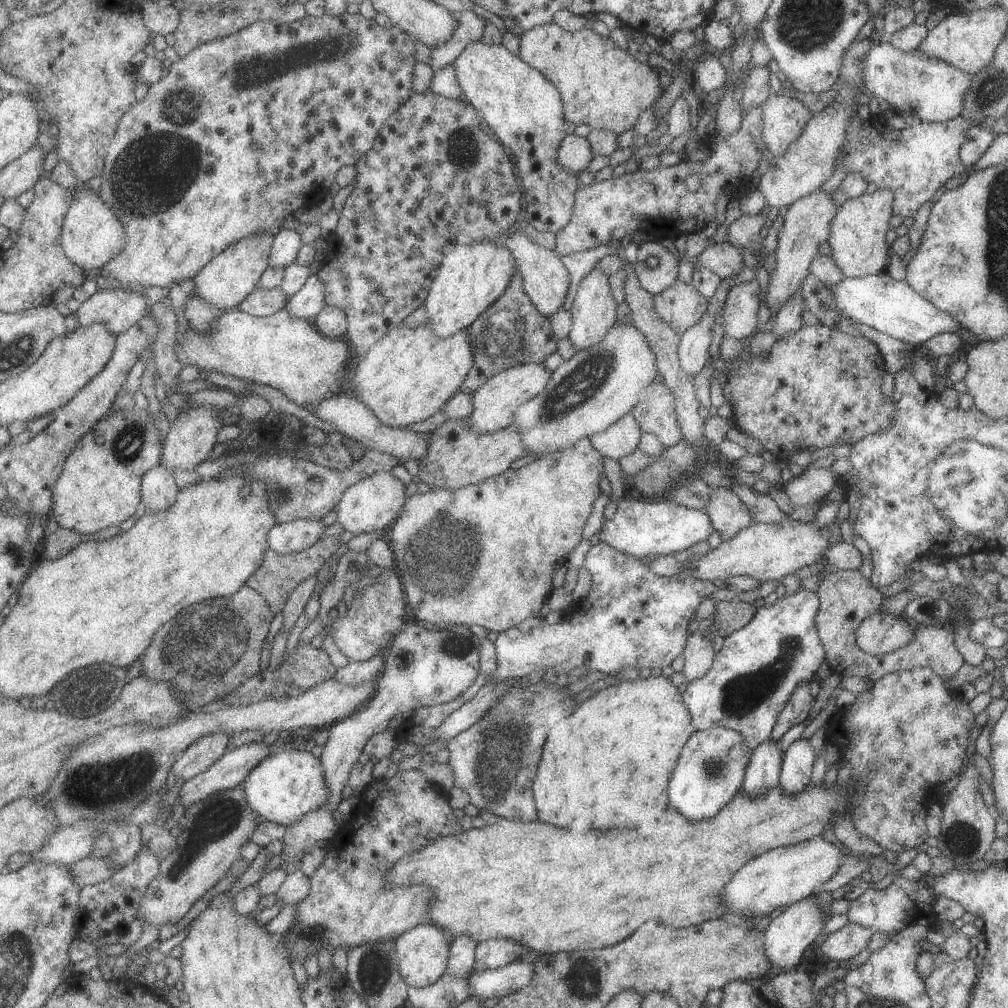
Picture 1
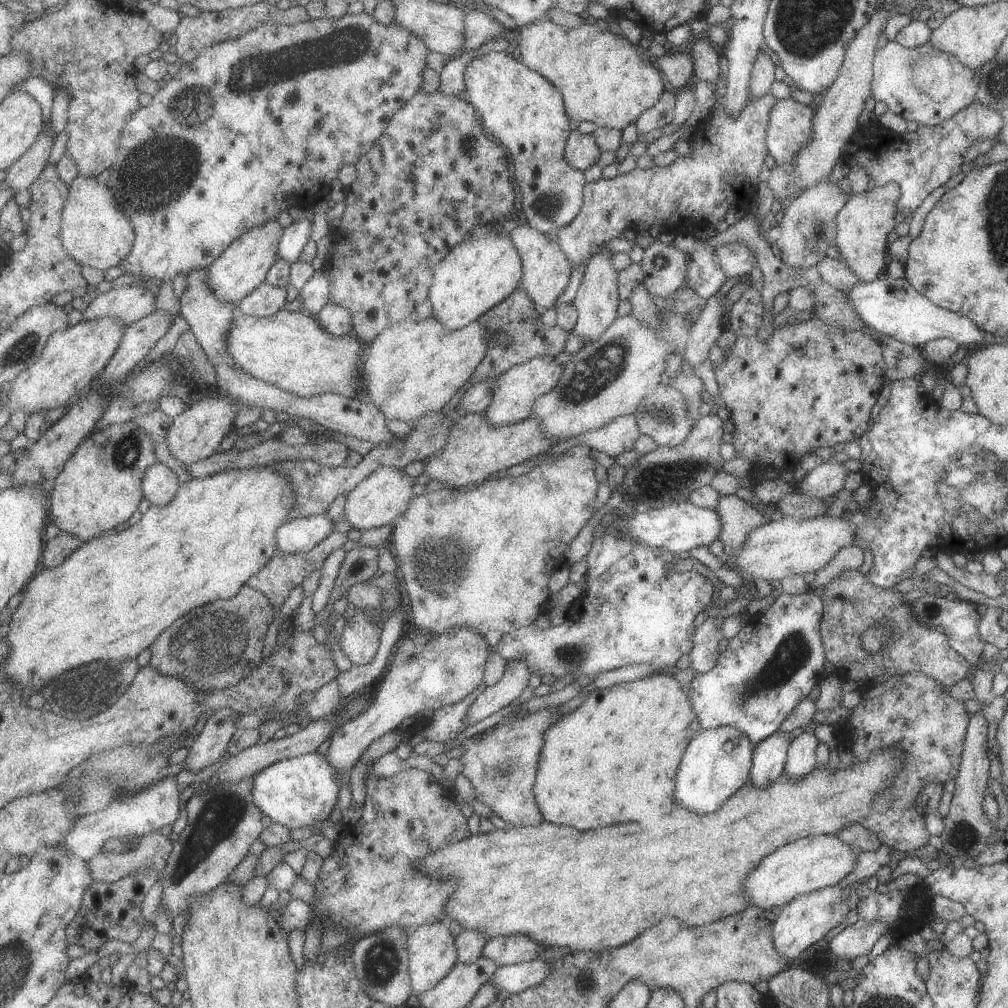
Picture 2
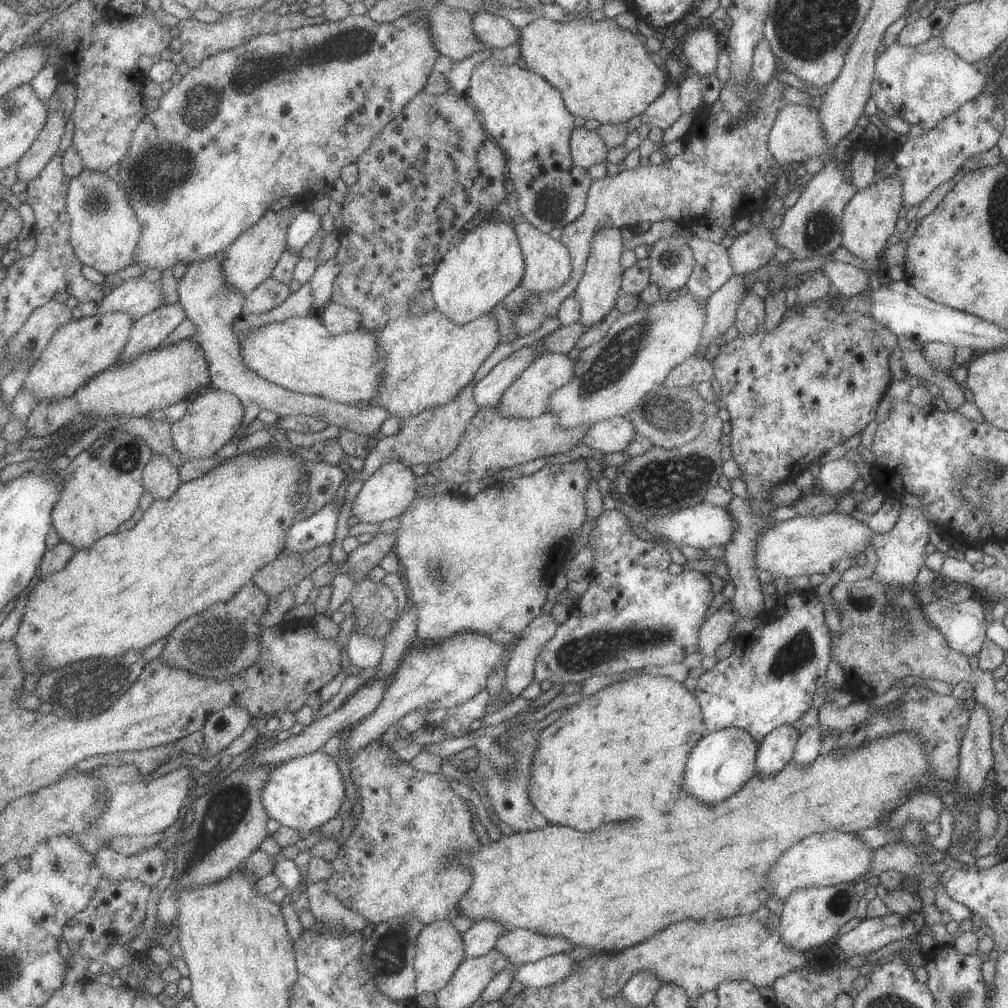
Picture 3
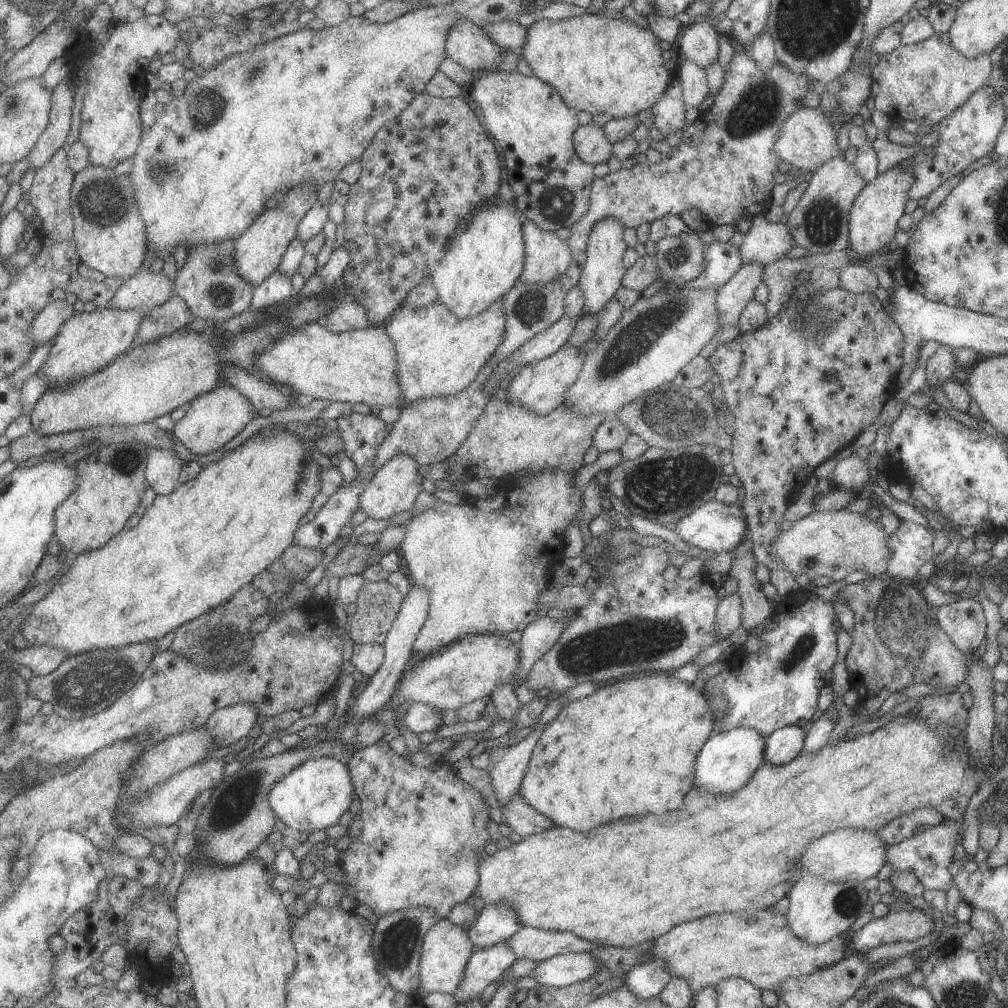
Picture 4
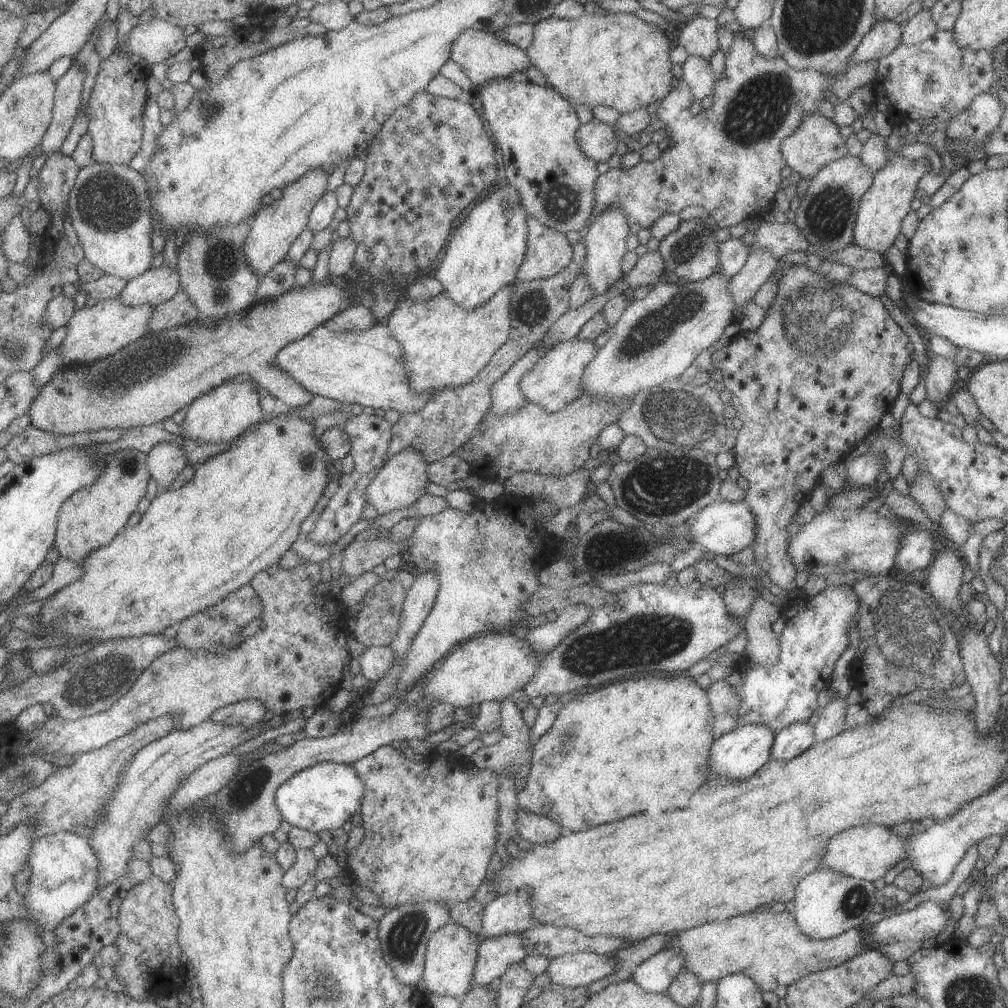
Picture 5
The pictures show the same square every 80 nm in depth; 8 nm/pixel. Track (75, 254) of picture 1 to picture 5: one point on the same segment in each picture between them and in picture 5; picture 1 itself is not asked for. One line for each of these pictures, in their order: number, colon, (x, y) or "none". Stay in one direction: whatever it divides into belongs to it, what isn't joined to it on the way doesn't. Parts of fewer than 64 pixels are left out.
2: (95, 233)
3: (105, 232)
4: (111, 236)
5: (110, 208)

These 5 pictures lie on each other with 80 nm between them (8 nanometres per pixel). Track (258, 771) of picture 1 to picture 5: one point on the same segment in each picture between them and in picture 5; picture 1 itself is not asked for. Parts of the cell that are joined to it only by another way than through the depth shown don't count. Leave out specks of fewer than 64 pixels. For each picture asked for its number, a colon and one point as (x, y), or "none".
2: (297, 792)
3: (303, 793)
4: (312, 796)
5: (322, 797)

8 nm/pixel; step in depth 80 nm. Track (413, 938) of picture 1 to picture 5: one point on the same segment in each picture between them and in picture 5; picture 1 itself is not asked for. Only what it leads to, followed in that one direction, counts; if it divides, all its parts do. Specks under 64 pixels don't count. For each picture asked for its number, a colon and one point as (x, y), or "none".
2: (431, 952)
3: (440, 950)
4: (447, 948)
5: (452, 951)

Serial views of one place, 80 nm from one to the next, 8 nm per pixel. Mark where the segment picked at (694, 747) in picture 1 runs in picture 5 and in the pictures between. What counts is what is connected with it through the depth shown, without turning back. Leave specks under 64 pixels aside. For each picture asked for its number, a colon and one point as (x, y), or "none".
2: (717, 763)
3: (721, 763)
4: (728, 760)
5: (736, 755)

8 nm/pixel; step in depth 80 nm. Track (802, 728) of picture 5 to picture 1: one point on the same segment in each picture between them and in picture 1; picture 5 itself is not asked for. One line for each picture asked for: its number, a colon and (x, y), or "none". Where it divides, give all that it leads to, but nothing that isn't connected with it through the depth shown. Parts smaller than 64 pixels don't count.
1: (762, 774)
2: (769, 758)
3: (776, 750)
4: (784, 745)

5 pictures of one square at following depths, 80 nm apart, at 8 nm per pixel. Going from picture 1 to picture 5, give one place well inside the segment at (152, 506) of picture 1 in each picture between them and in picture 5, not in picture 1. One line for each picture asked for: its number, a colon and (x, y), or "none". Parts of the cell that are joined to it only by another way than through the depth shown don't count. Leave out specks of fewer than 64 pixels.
2: (160, 485)
3: (161, 477)
4: (163, 469)
5: (166, 460)

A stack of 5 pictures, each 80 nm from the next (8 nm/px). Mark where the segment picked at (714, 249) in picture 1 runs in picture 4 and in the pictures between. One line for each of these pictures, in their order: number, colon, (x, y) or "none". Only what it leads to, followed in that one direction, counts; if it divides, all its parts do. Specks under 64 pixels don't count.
2: (736, 260)
3: (754, 249)
4: (765, 242)

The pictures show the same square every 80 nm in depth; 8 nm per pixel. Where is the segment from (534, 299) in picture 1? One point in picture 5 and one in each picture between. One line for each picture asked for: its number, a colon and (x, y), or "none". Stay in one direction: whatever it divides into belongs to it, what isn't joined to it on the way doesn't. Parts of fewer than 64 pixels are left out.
2: (546, 269)
3: (548, 262)
4: (547, 257)
5: (549, 251)

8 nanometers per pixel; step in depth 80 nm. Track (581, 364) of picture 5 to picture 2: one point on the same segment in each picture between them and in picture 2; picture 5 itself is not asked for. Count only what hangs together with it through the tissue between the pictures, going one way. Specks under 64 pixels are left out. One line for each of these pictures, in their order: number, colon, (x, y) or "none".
2: (514, 392)
3: (527, 396)
4: (542, 386)

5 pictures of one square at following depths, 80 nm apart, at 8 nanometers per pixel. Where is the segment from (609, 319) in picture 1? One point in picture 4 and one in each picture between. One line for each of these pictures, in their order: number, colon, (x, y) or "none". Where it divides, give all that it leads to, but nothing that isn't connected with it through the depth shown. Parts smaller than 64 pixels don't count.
2: (597, 301)
3: (599, 287)
4: (602, 274)

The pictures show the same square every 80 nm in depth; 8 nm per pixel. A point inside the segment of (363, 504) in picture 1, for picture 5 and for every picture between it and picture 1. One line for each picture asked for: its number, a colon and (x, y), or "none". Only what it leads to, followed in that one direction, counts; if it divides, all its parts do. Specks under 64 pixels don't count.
2: (385, 495)
3: (386, 494)
4: (394, 487)
5: (399, 483)

